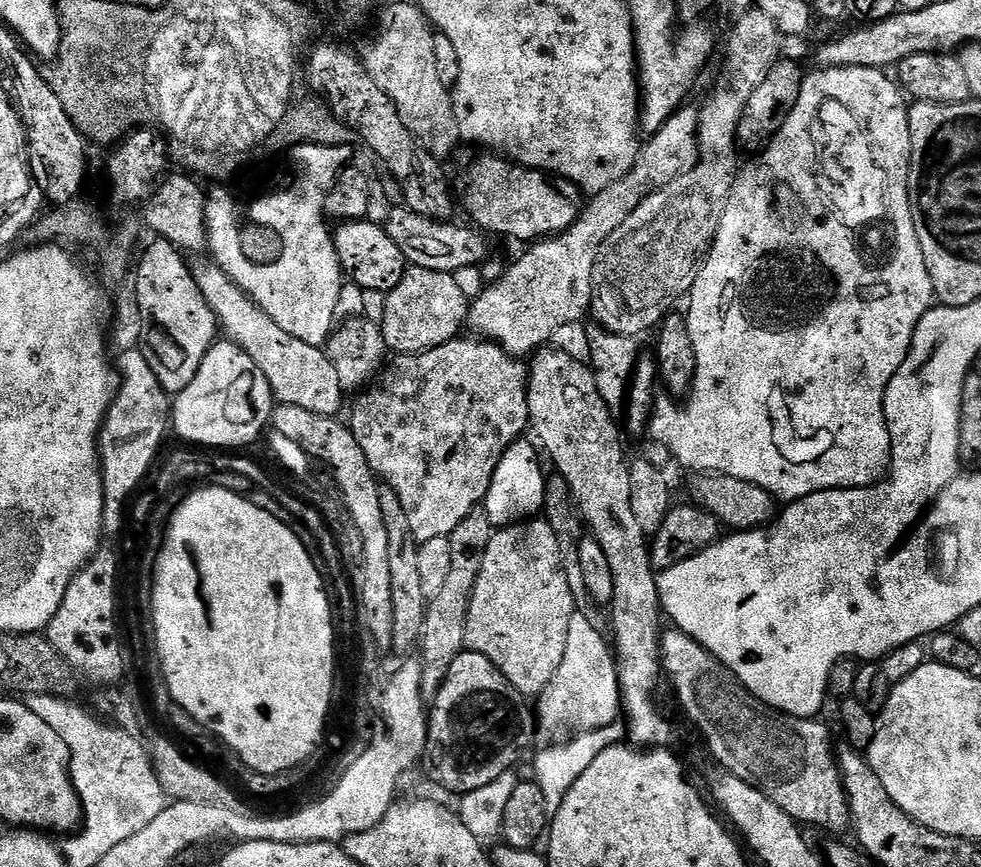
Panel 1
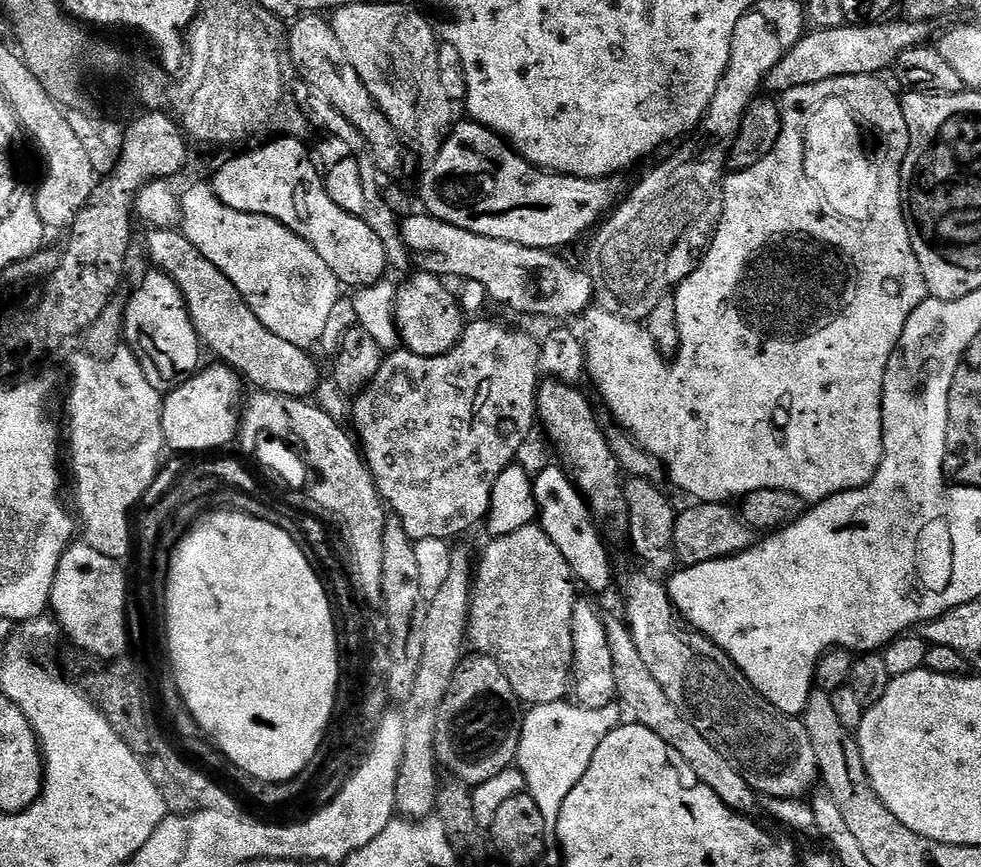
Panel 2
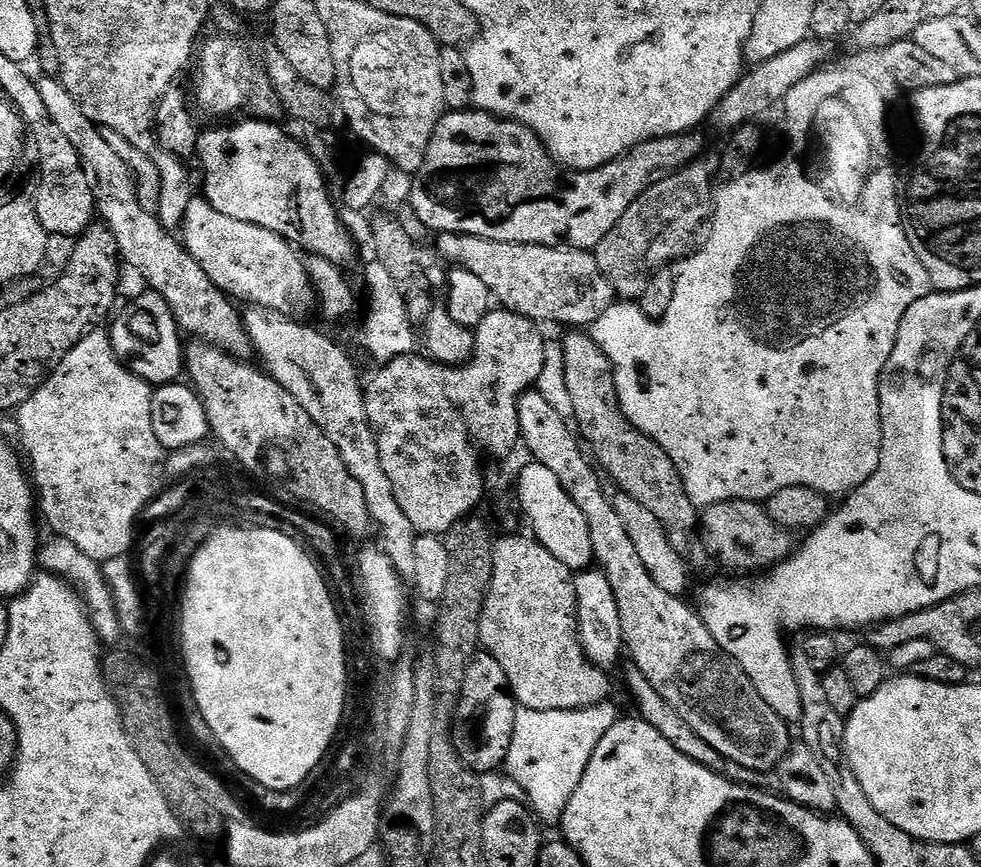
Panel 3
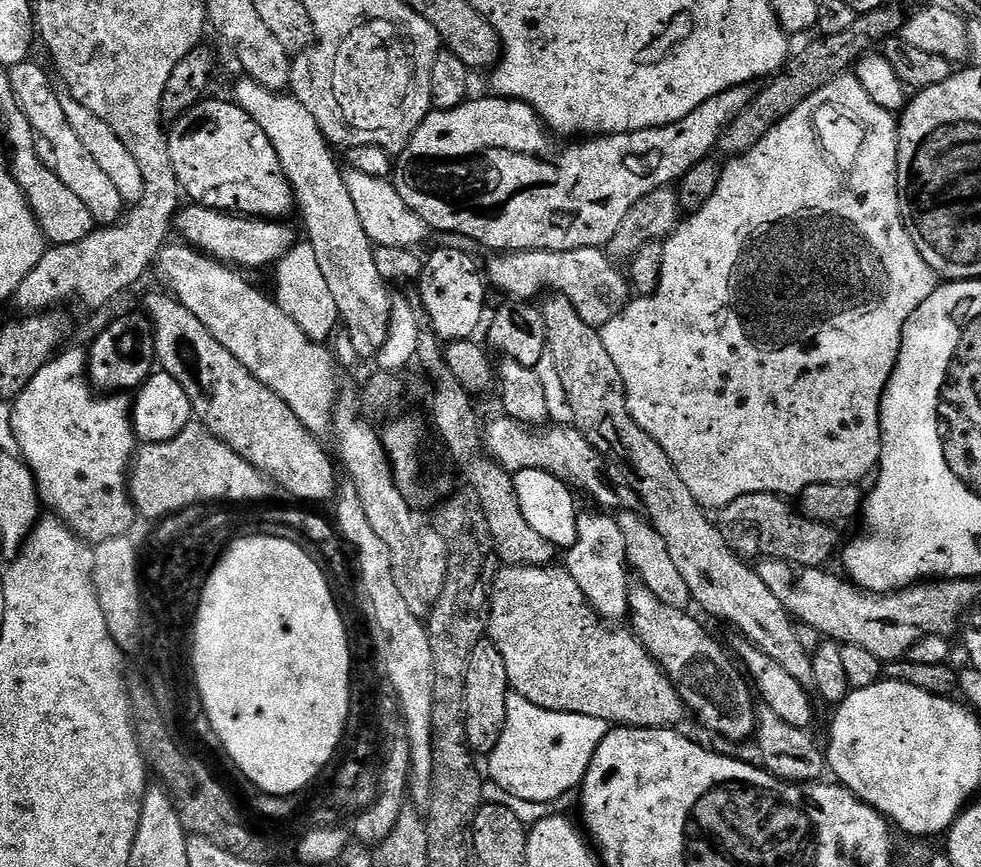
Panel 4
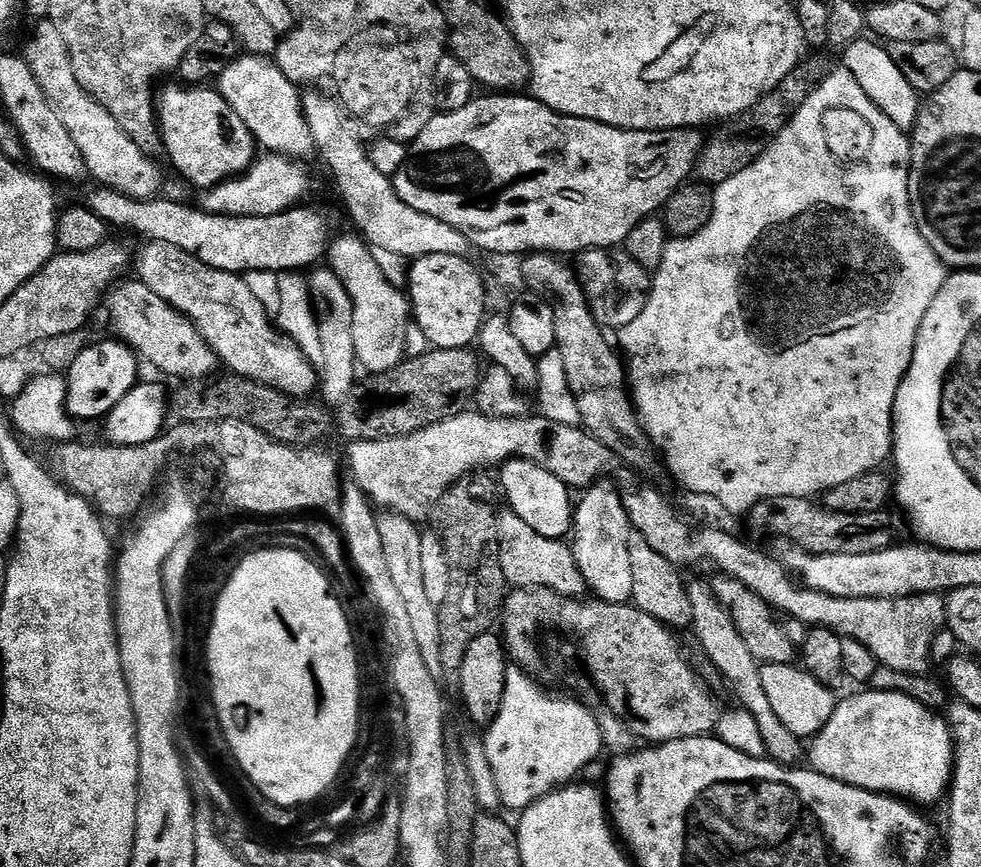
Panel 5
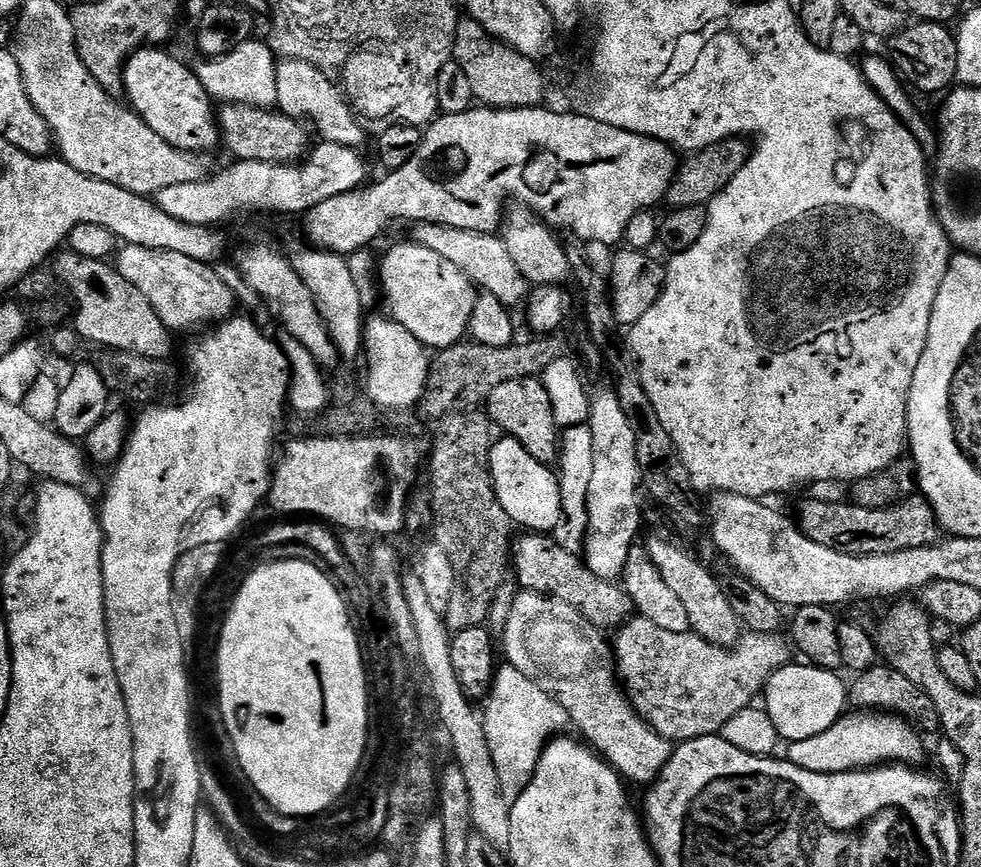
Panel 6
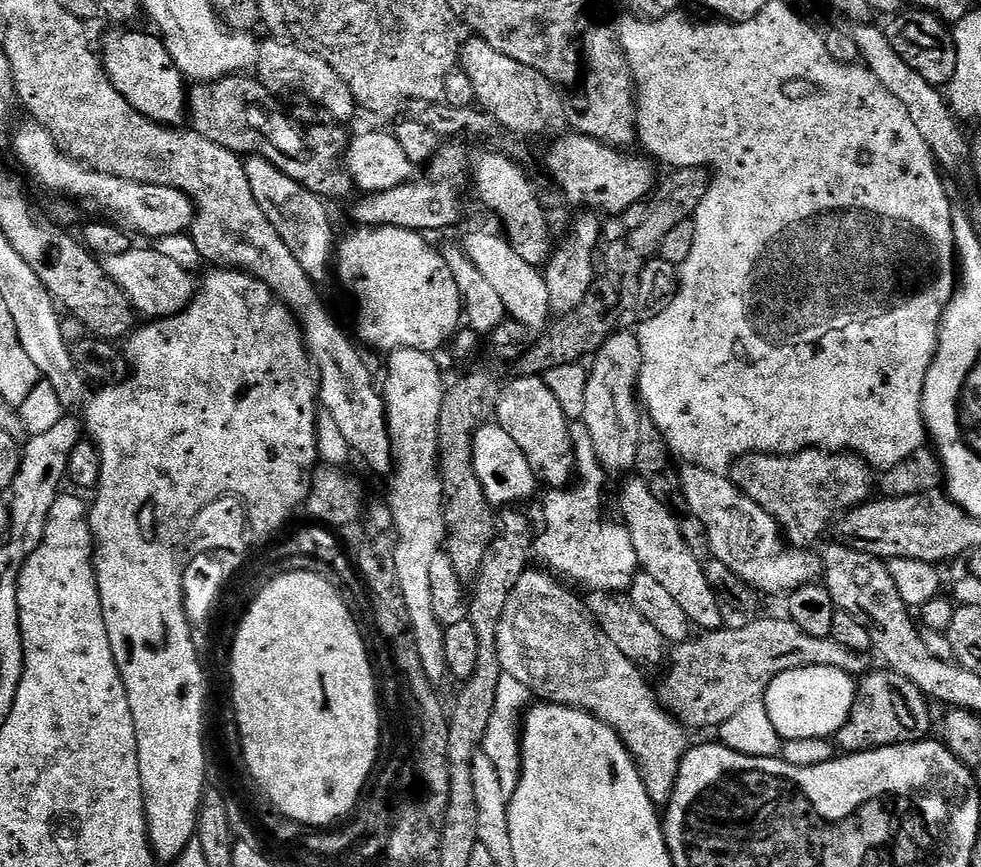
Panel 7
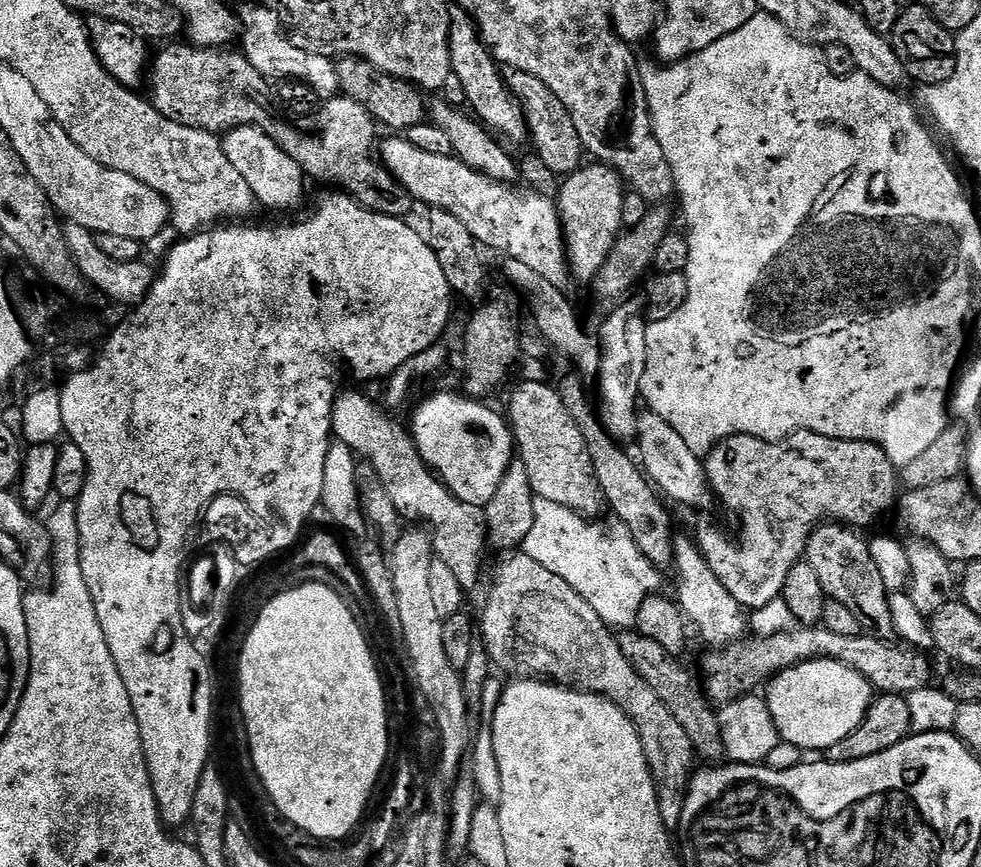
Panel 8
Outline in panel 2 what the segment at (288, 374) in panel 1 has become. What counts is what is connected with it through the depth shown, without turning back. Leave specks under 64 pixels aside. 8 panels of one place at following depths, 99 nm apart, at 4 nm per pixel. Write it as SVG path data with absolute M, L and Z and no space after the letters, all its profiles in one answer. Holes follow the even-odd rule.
M157 228L147 234L149 261L176 283L194 330L200 335L201 345L207 351L209 348L217 361L233 368L253 389L261 392L308 398L311 392L313 395L319 389L322 377L315 358L311 356L313 353L272 334L255 317L233 282L203 257L183 232Z

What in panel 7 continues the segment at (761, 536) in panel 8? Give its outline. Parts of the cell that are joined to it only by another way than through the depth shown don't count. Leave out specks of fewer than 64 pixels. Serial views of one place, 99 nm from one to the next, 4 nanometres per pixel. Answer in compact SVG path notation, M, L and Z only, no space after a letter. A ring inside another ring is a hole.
M808 448L805 452L794 453L793 456L753 454L743 457L742 462L735 465L735 472L737 476L735 479L742 485L744 495L749 496L754 502L758 502L758 506L762 506L771 516L779 519L783 535L794 548L811 549L812 543L827 528L829 531L830 525L841 513L847 509L856 508L859 504L867 504L874 496L874 492L872 492L873 469L862 457L847 452Z

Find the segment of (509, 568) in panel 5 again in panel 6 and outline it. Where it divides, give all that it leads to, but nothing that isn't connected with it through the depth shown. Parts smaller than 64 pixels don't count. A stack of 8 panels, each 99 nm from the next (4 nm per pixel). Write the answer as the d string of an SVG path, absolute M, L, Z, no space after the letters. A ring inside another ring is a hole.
M524 534L510 548L510 564L523 591L549 595L578 610L584 618L601 630L617 629L631 619L635 608L623 587L615 581L599 578L590 571L579 555L567 552L548 534Z

